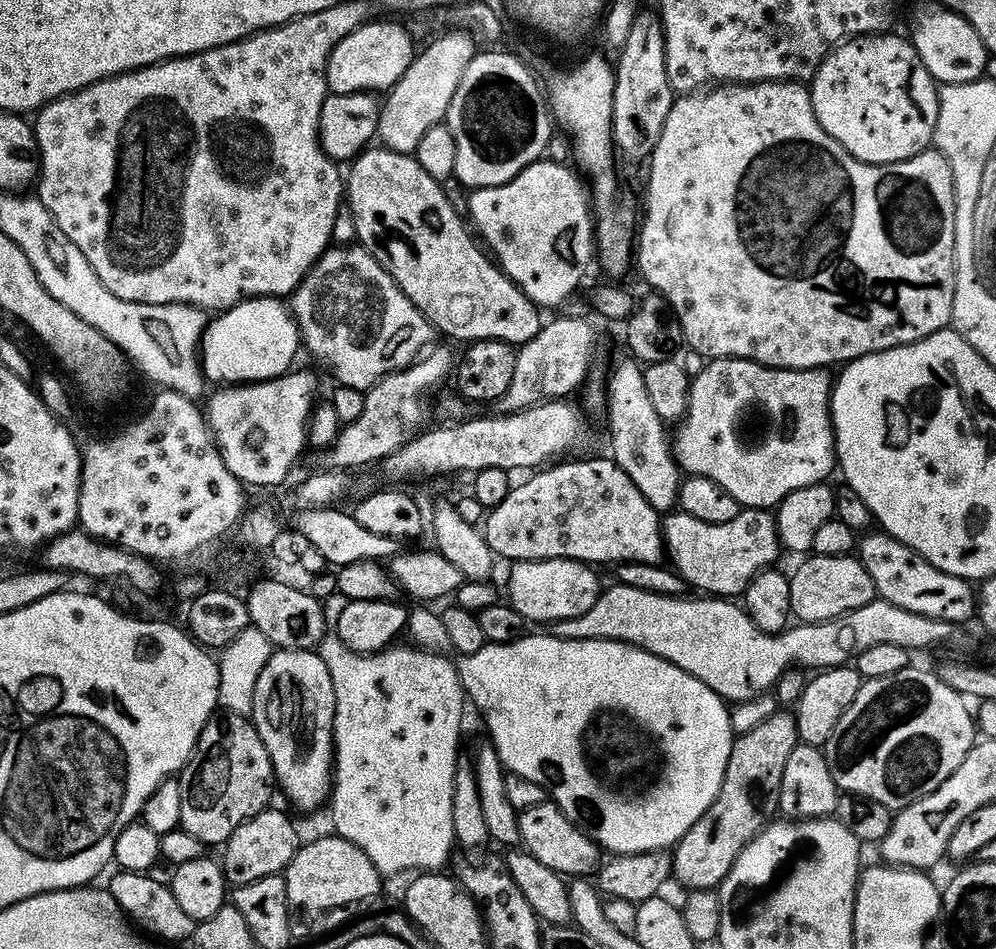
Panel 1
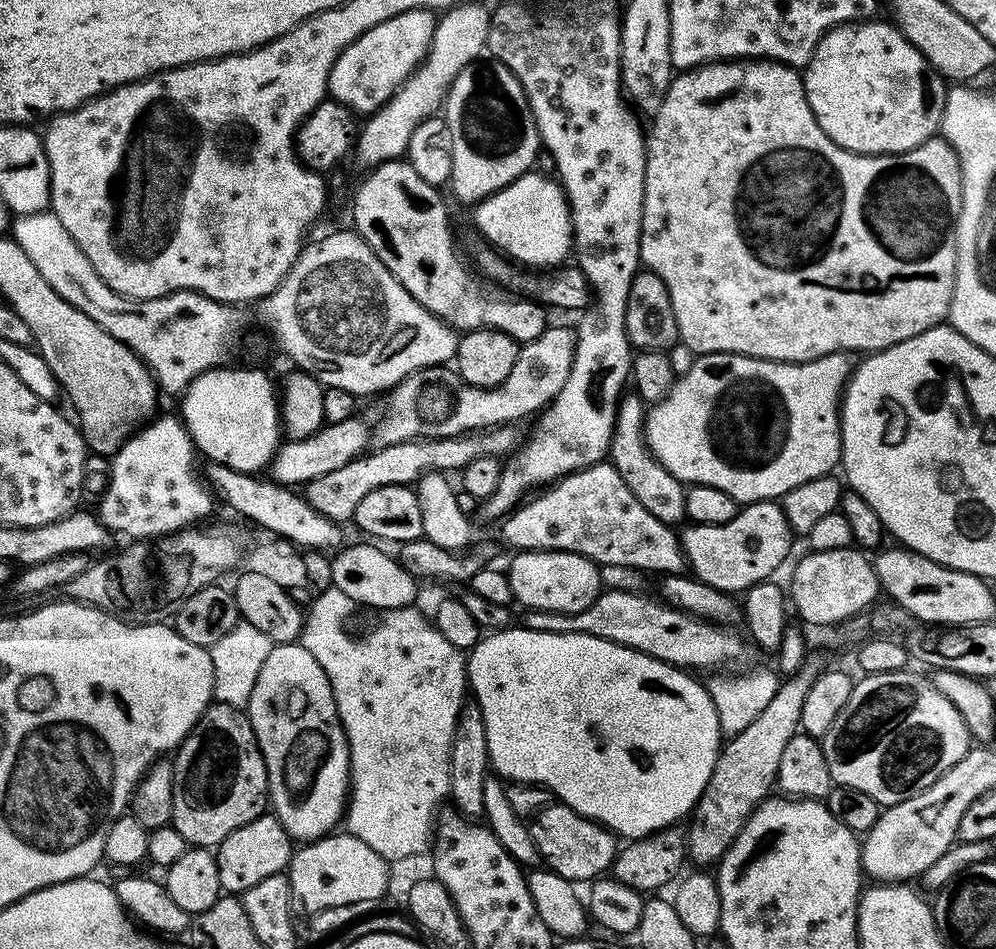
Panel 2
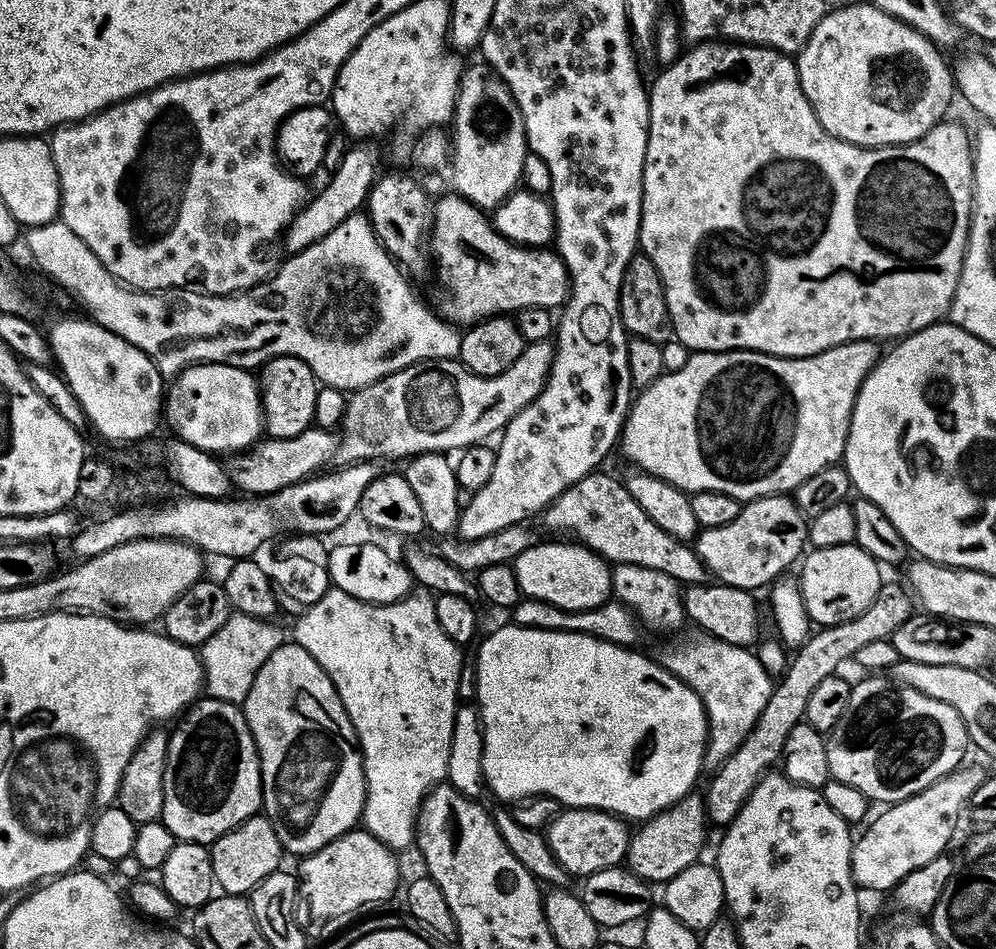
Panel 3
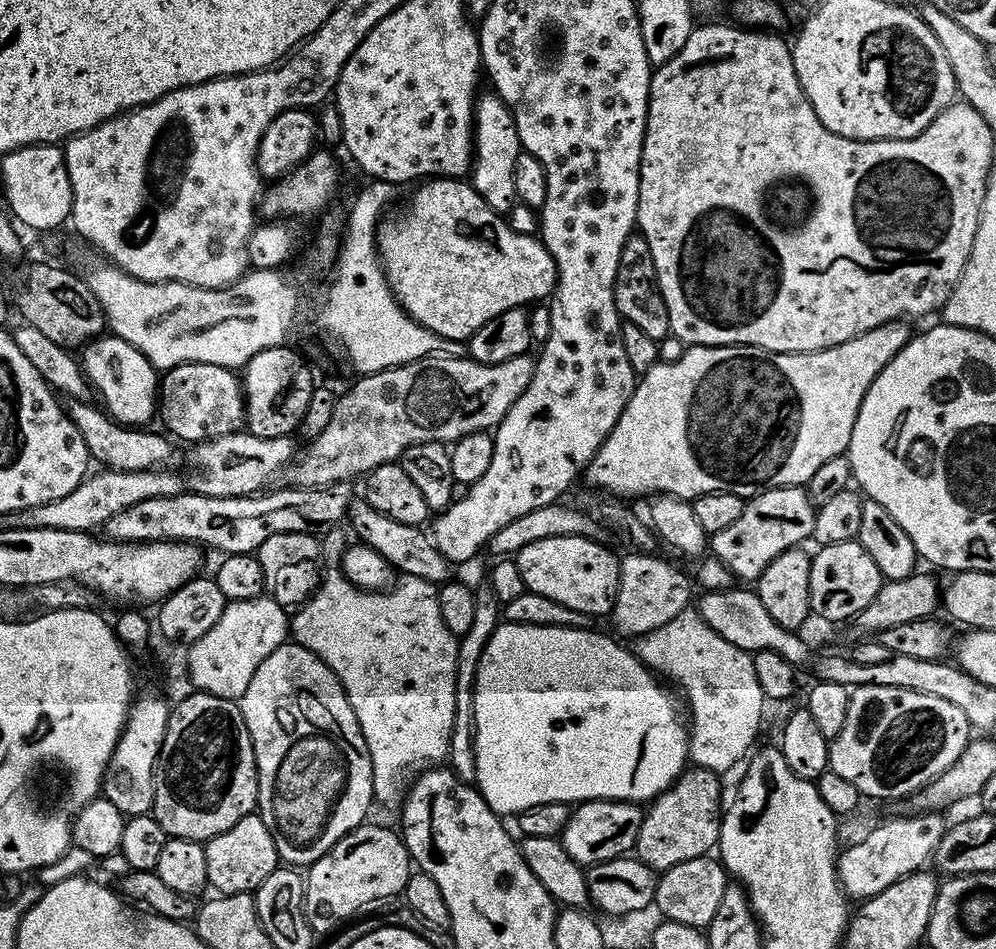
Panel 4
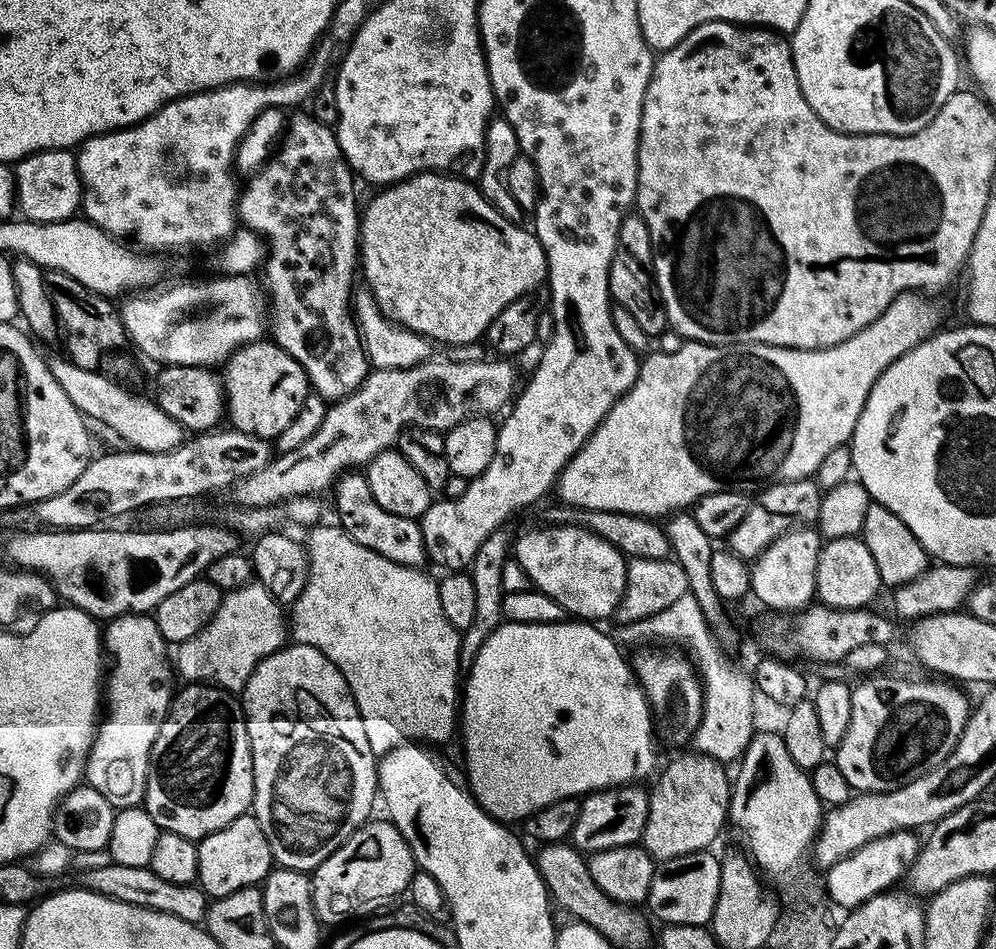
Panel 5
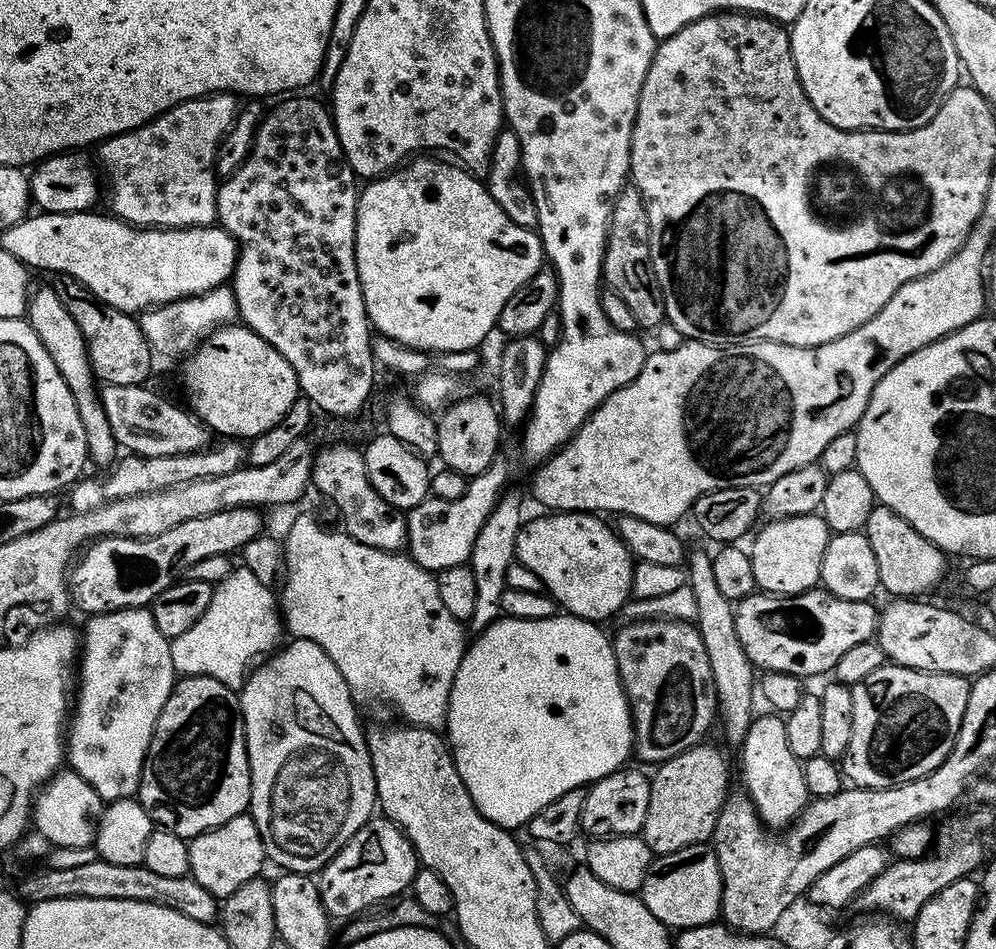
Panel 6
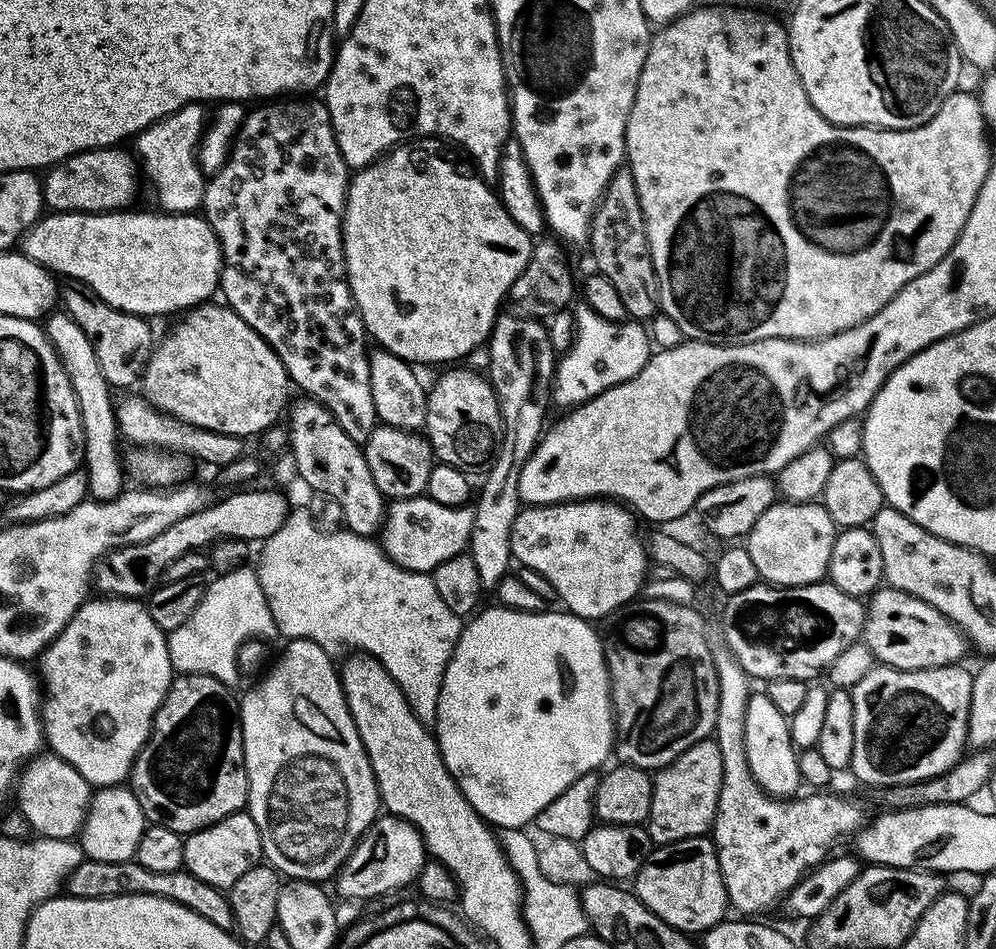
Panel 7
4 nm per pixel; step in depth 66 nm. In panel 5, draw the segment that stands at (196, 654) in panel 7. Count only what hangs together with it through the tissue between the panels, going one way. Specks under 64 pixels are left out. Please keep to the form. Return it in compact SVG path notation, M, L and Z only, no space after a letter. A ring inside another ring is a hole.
M259 582L231 589L221 599L214 618L194 638L174 652L174 668L188 682L215 684L233 694L243 693L250 674L270 654L286 644L285 609ZM285 636L285 640L284 640Z

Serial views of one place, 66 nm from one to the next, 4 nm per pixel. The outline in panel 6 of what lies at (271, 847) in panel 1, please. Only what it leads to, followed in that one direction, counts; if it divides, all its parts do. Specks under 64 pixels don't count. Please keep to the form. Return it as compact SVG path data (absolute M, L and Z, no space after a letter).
M248 814L230 818L230 822L222 822L222 826L192 837L188 841L188 849L191 876L198 882L198 886L210 890L210 894L217 898L234 894L242 882L250 882L265 871L264 843L258 834L258 826Z

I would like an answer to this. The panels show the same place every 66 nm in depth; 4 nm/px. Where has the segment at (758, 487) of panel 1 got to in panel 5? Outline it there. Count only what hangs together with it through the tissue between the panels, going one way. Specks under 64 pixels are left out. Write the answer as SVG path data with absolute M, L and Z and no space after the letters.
M903 292L901 296L894 298L894 302L890 302L888 309L878 319L870 322L870 326L846 338L846 342L838 342L833 348L783 348L773 344L725 344L721 346L686 342L677 353L664 353L656 350L645 355L632 389L625 392L624 397L609 410L606 418L602 418L602 422L594 430L594 434L590 434L587 442L580 447L578 454L574 454L574 458L570 458L568 465L560 471L560 477L556 479L555 495L560 495L557 497L563 503L575 508L610 510L635 516L649 518L662 516L664 518L695 505L696 501L711 492L748 490L751 489L751 484L767 486L782 480L807 480L815 477L822 458L826 458L830 450L845 447L851 441L852 431L866 406L866 398L874 382L894 361L902 358L902 354L906 354L914 346L927 340L941 327L940 308L932 300L935 299L919 292Z

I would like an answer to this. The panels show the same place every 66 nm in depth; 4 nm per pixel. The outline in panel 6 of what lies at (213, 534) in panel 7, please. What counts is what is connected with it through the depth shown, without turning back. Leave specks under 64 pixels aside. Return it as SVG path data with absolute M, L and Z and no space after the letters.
M231 508L218 510L218 514L206 514L202 518L190 518L190 522L182 522L174 526L174 530L166 530L166 534L158 534L150 538L126 538L125 536L102 536L93 540L79 553L78 559L70 568L70 600L84 611L84 614L113 612L119 608L142 608L151 605L162 590L166 590L177 579L183 577L194 562L202 562L202 558L228 556L232 552L239 553L251 540L265 531L264 520L259 508Z

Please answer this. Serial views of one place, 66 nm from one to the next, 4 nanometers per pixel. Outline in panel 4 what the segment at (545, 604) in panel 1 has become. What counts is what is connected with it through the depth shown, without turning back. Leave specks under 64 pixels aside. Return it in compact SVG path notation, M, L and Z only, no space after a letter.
M577 536L542 538L542 542L530 542L530 546L522 546L514 559L518 570L522 570L522 582L527 591L554 598L554 602L593 618L607 617L618 594L621 559L608 546L598 540Z

